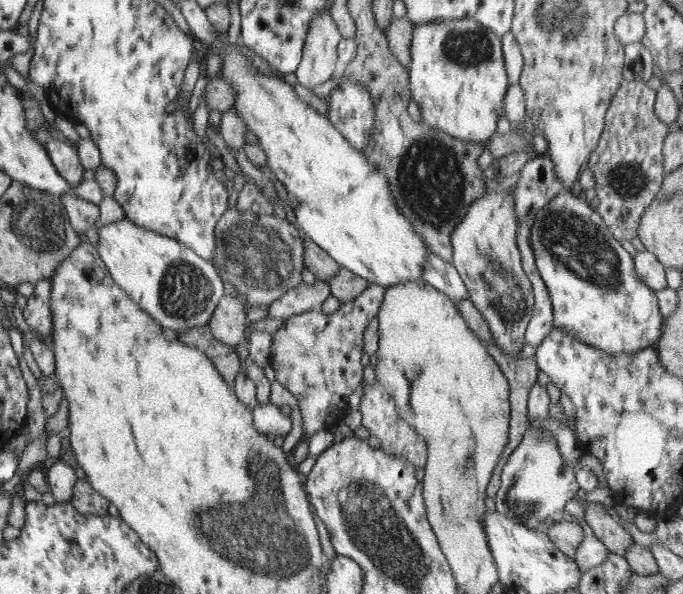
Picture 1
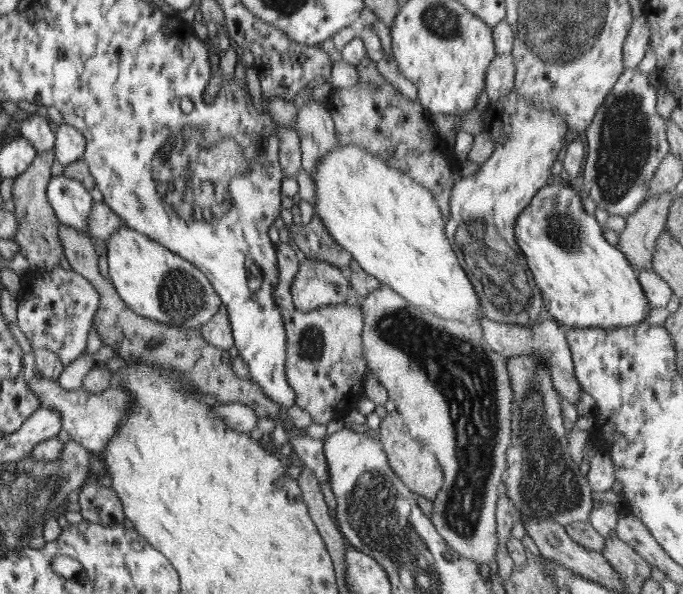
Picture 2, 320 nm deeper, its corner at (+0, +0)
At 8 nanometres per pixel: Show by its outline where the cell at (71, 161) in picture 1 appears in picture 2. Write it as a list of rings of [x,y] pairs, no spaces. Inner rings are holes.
[[[34,113],[24,118],[20,124],[21,137],[31,142],[38,153],[55,150],[54,126],[46,117]]]

